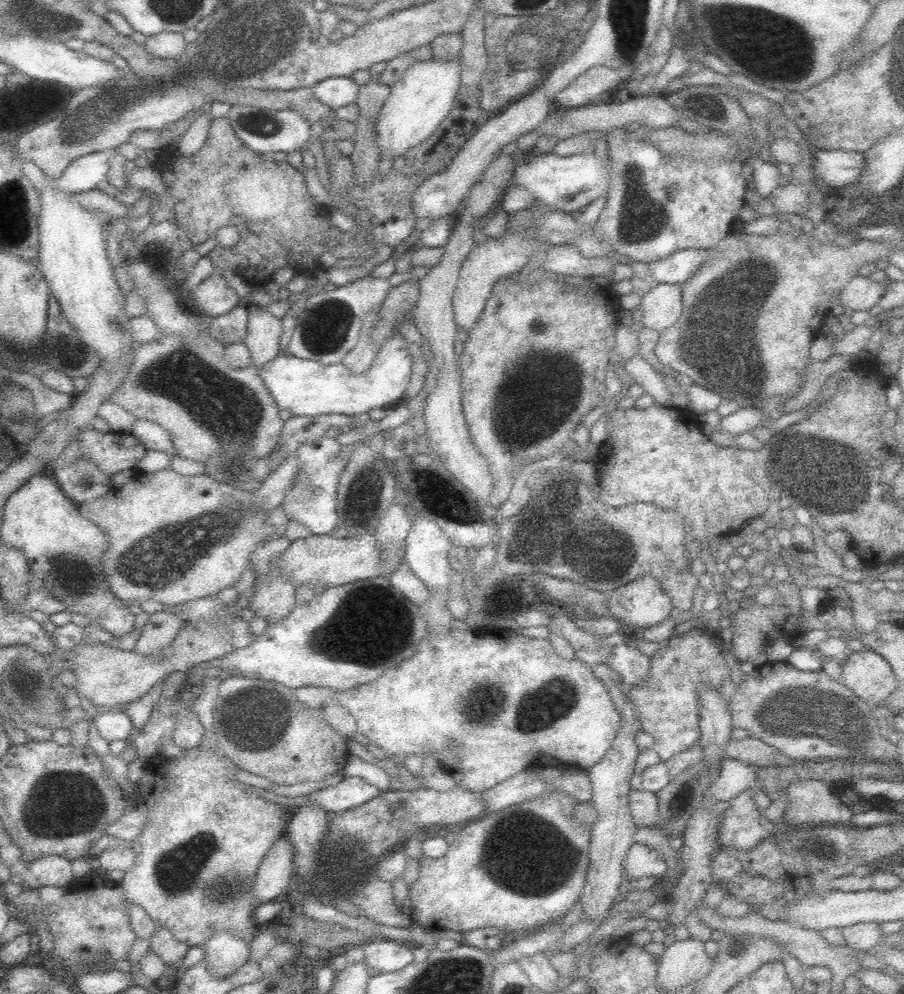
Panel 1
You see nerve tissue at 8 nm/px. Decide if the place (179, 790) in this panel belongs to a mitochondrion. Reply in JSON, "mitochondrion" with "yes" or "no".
{"mitochondrion":"no"}

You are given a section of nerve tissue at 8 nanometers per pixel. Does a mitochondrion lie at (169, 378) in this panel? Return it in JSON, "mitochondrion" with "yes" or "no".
{"mitochondrion":"yes"}

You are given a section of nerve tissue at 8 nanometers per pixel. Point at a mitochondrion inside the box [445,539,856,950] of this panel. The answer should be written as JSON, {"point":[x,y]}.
{"point":[797,707]}

